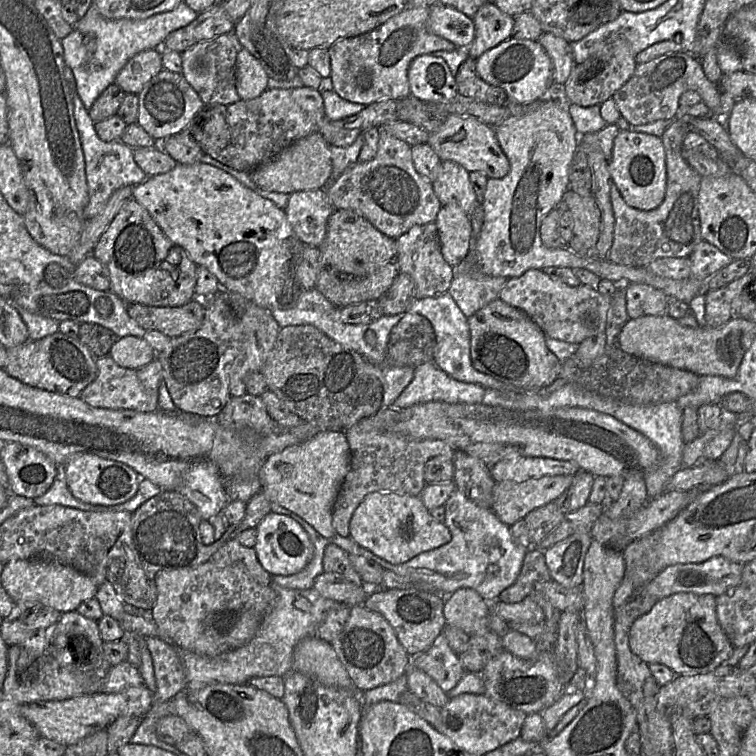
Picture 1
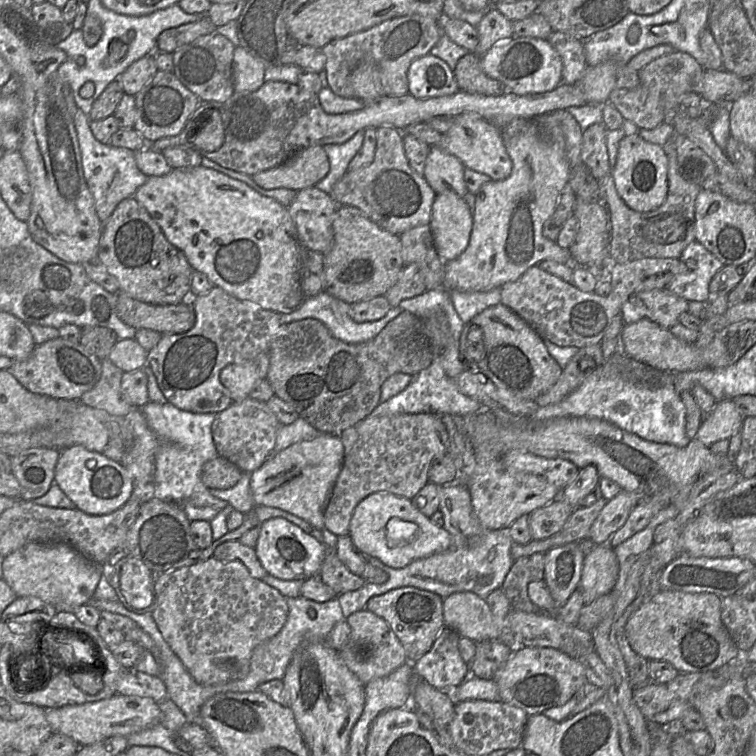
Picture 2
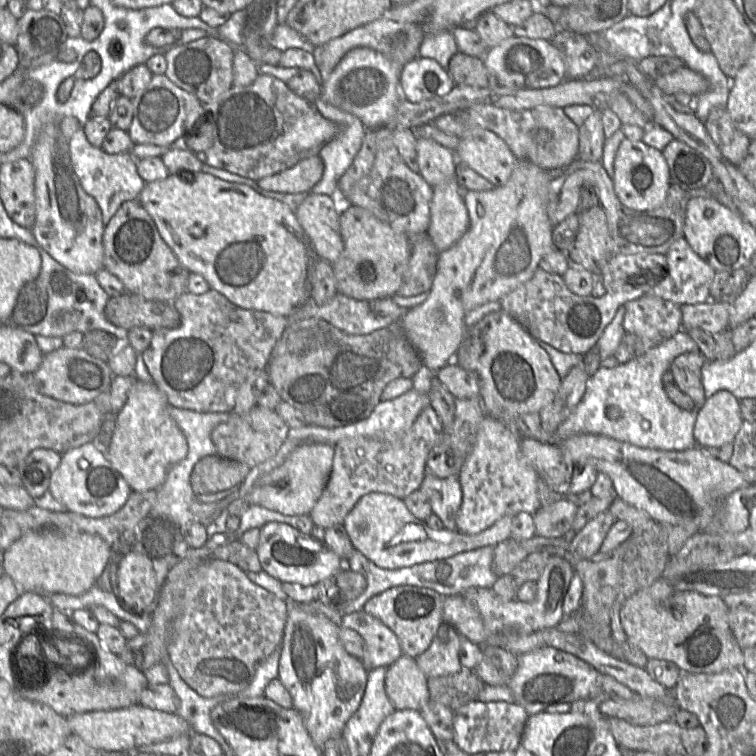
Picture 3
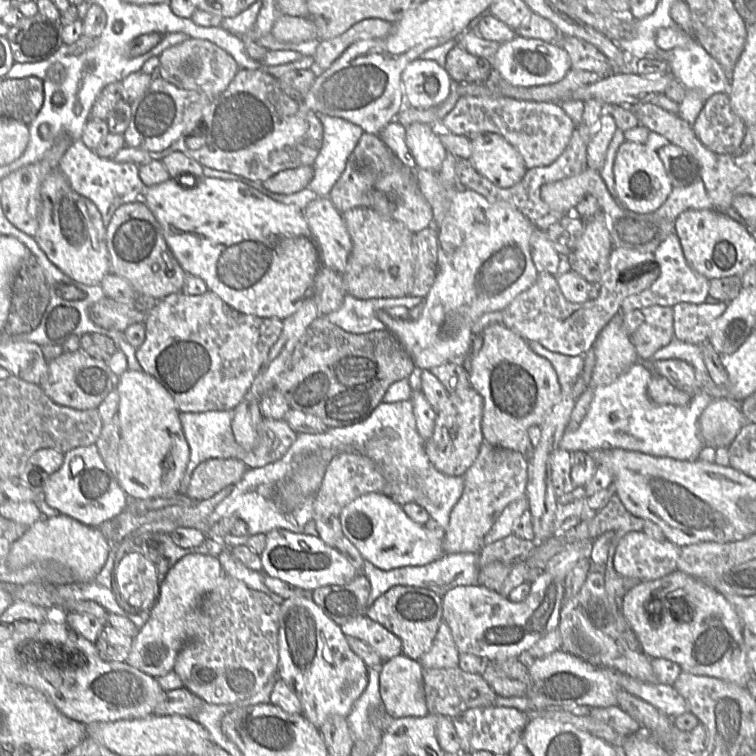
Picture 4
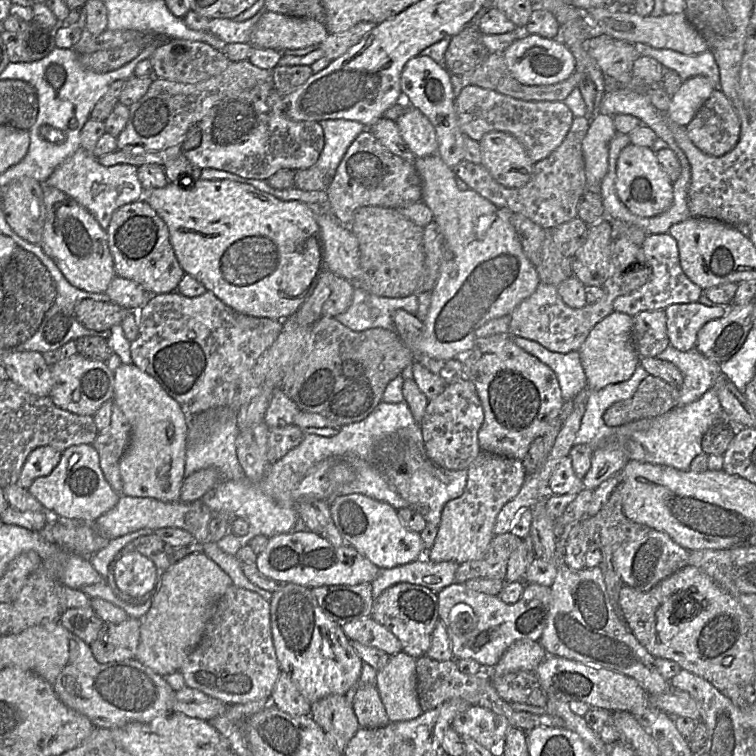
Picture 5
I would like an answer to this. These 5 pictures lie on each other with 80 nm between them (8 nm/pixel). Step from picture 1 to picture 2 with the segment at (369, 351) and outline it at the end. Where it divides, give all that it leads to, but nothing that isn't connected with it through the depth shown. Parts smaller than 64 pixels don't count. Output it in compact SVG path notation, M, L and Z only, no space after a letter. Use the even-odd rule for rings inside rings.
M322 291L315 296L306 297L295 311L287 314L282 313L279 317L282 324L314 318L326 325L333 336L339 340L349 344L360 344L372 340L391 320L395 319L402 312L405 312L400 307L402 307L402 303L400 303L398 307L391 308L390 311L379 320L358 323L350 316L350 304Z

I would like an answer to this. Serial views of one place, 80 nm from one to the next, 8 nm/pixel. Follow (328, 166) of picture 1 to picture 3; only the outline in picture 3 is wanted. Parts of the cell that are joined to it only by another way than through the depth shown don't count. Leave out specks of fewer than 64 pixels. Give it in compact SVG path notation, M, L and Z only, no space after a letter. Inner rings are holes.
M314 155L291 168L257 180L257 184L264 190L279 193L309 193L322 178L323 171L322 159Z

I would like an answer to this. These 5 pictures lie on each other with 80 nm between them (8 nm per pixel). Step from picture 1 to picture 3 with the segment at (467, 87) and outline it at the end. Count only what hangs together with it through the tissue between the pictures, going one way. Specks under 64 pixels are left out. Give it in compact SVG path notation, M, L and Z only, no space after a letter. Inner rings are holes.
M458 51L451 57L447 71L456 85L479 88L500 85L486 68L483 57L474 57Z

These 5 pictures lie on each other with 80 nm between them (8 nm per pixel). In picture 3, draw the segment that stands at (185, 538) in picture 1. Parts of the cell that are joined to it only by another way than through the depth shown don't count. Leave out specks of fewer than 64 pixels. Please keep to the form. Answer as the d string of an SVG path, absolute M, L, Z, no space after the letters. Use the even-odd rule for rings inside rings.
M149 513L144 518L142 518L134 527L124 531L111 545L107 566L109 568L112 591L116 597L118 604L127 612L136 615L136 610L131 609L131 607L121 597L118 587L119 563L121 559L128 553L141 553L151 561L157 583L157 591L155 591L153 603L157 603L161 588L171 568L173 568L176 564L184 559L209 559L212 557L212 553L217 548L226 545L230 541L235 540L237 539L234 538L233 533L227 531L225 533L215 534L212 538L208 536L207 541L202 547L193 548L184 540L181 534L180 525L176 523L172 518L163 514L151 515Z

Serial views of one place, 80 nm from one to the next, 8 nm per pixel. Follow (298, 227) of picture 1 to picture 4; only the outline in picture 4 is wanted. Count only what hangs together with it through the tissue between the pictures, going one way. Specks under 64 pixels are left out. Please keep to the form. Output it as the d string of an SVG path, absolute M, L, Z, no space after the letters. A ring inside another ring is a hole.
M328 196L317 197L302 212L318 244L322 266L342 274L352 249L342 213Z

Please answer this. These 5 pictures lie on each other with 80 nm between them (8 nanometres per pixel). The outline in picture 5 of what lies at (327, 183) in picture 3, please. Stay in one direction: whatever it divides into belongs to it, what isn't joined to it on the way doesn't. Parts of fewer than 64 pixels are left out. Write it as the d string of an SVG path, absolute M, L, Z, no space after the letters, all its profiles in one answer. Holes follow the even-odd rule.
M328 119L318 122L324 135L324 146L315 164L333 177L347 149L366 127L357 121Z

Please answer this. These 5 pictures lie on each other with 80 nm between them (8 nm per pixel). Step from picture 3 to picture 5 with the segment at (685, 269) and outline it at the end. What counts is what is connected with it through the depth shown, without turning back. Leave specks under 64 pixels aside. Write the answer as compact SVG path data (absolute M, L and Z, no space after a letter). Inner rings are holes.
M669 232L648 235L641 244L641 250L643 262L638 262L637 265L649 267L652 270L651 277L640 288L617 297L613 303L614 312L635 316L642 311L664 310L672 304L698 302L704 290L683 272L677 242Z

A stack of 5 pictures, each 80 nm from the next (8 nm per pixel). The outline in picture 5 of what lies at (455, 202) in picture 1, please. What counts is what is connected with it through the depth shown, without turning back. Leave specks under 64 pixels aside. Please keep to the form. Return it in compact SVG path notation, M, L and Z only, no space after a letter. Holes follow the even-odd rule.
M408 106L395 122L401 137L416 158L437 154L435 128L419 110Z

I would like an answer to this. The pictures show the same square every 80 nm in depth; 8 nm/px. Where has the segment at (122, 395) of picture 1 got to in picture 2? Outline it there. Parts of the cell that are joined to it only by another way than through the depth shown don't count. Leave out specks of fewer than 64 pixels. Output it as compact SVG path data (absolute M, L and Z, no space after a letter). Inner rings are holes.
M108 359L102 360L101 363L102 372L99 381L92 389L84 393L79 401L86 406L103 410L113 416L126 416L130 414L134 409L140 409L134 407L122 398L121 380L124 372L116 367Z

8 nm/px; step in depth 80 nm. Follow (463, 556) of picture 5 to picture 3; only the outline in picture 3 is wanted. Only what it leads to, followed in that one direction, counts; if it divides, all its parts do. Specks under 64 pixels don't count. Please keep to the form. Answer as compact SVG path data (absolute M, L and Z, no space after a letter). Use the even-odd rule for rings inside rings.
M486 414L483 416L472 452L458 475L462 504L455 531L478 534L504 516L514 517L520 512L534 515L540 509L539 475L523 457L520 441L521 438L501 421Z

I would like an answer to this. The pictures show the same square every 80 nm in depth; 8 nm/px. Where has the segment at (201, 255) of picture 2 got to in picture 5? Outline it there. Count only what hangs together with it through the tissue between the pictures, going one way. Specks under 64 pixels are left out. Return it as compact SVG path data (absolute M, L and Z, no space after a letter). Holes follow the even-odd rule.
M198 179L190 189L183 189L176 182L169 182L166 186L145 192L143 199L156 211L168 227L170 242L176 258L185 274L192 276L211 291L224 304L234 311L254 316L266 317L274 320L284 320L293 315L309 297L318 277L323 270L323 252L319 237L319 225L316 219L317 207L312 207L299 201L283 201L268 193L262 192L250 184L232 180L204 180Z

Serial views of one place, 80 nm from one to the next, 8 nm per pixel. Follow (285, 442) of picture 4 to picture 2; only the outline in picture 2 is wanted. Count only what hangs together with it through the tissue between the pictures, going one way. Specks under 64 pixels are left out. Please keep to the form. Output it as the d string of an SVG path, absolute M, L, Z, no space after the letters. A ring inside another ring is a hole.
M248 397L217 414L212 423L213 441L219 456L234 463L243 472L252 473L274 453L281 424L265 402Z

